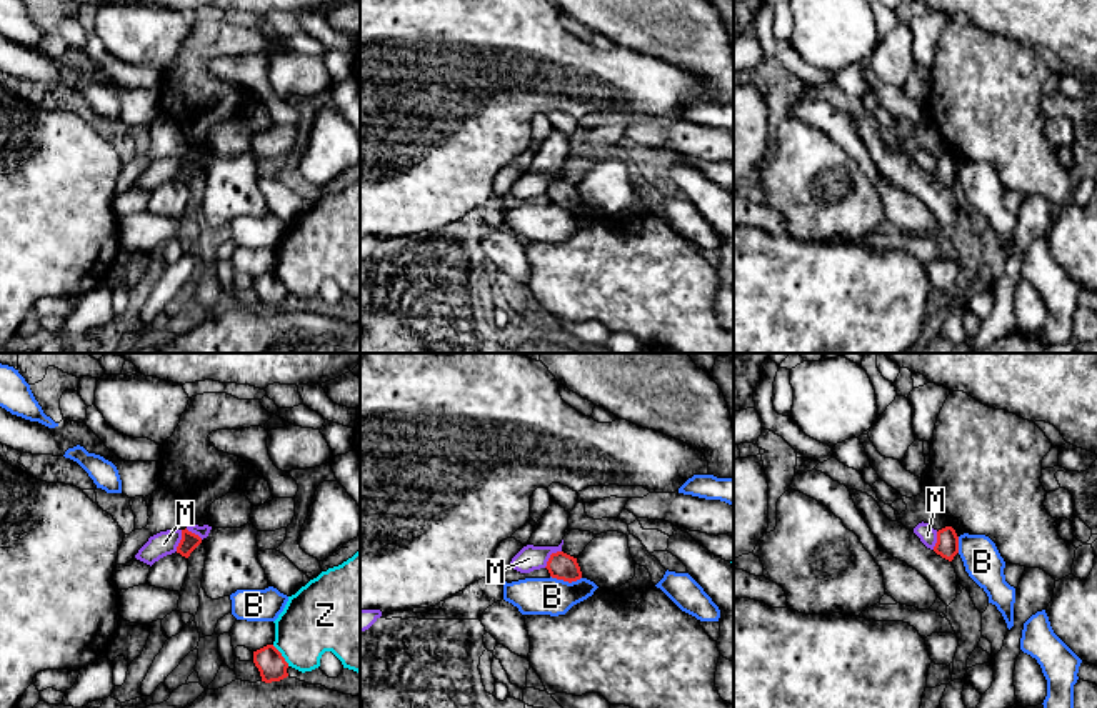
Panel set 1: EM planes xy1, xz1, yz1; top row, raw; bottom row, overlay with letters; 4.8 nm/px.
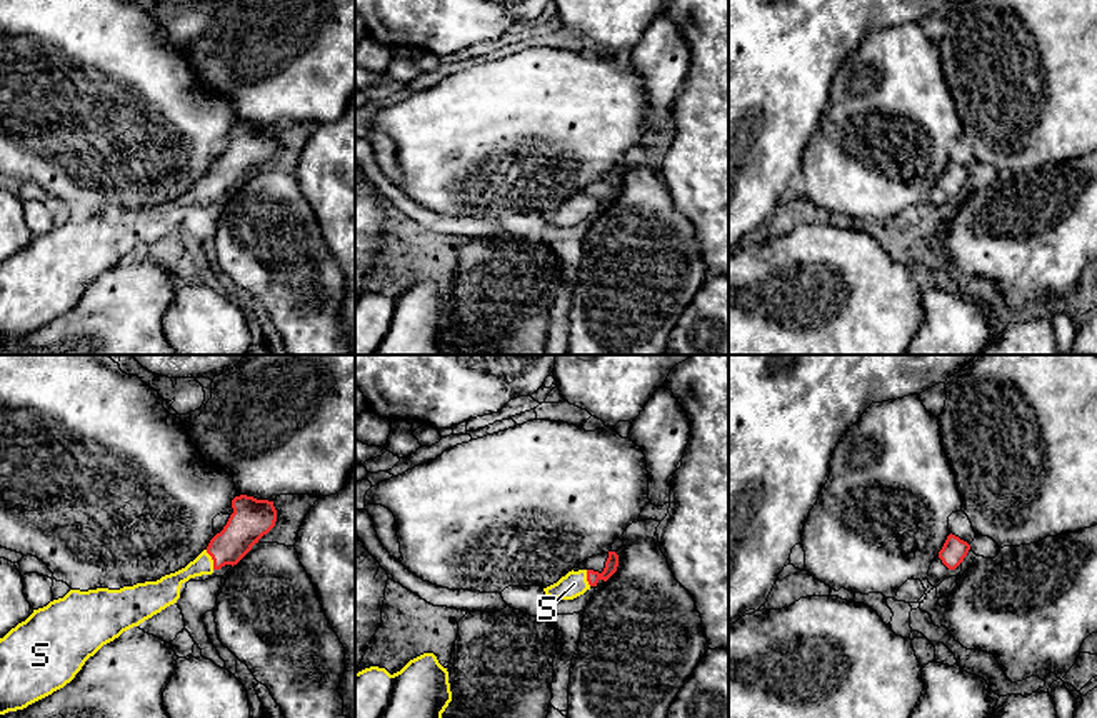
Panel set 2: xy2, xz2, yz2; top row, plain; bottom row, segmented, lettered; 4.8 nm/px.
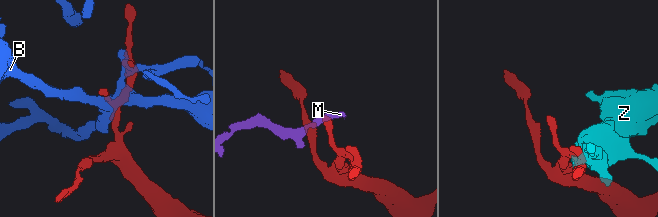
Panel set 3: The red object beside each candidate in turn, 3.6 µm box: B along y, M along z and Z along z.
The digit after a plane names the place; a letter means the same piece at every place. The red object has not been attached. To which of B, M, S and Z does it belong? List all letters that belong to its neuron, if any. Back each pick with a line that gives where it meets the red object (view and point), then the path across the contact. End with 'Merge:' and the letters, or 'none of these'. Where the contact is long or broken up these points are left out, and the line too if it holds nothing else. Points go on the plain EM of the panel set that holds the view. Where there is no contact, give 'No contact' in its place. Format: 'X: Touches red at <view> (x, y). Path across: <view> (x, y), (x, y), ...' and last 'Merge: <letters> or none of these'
S: Touches red at xy2 (212, 185). Path across: xy2 (249, 149), (212, 185), (179, 204), (169, 214)
Merge: S

